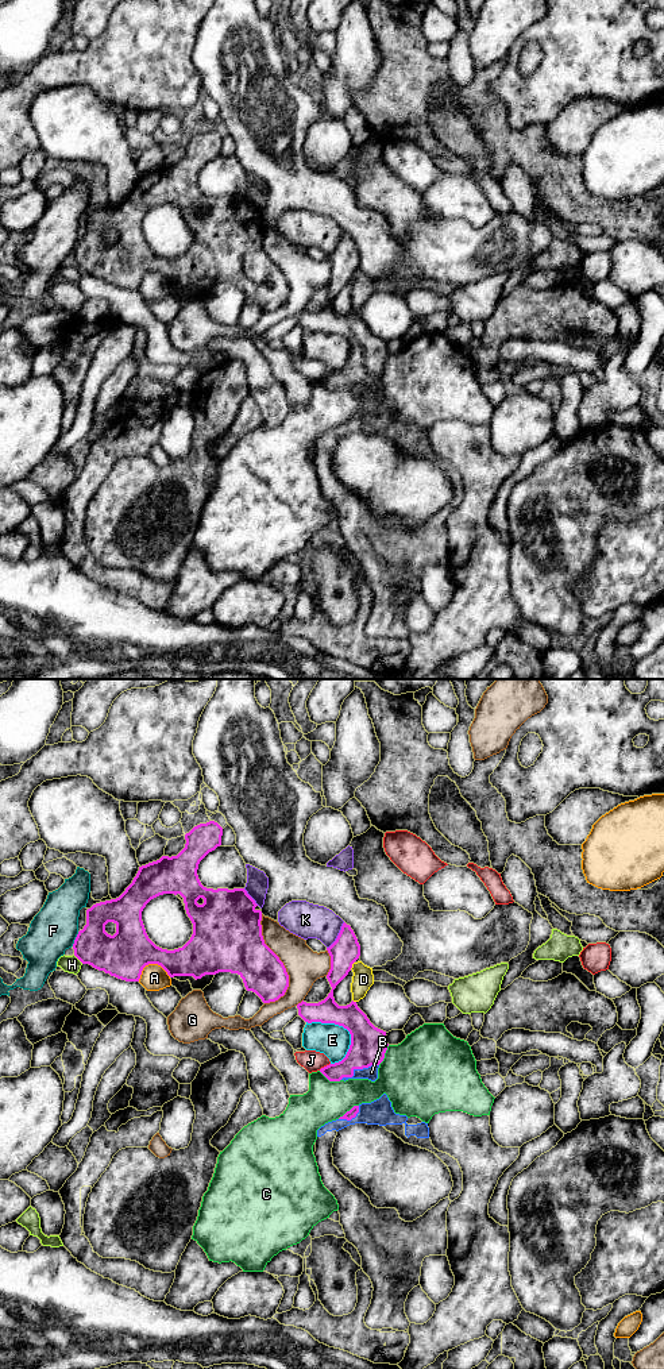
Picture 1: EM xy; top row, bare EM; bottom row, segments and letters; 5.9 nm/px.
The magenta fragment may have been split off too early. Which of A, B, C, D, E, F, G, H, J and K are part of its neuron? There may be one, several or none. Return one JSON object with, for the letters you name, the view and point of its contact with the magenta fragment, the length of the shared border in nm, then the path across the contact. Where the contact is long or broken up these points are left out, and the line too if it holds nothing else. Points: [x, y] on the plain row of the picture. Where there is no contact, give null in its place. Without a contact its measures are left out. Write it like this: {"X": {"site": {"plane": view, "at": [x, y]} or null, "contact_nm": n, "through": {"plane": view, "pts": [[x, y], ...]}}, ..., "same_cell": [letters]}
{"B": {"site": {"plane": "xy", "at": [358, 377]}, "contact_nm": 240}, "same_cell": ["B"]}

